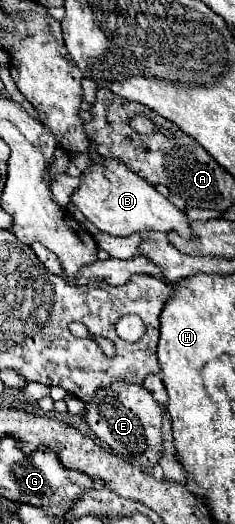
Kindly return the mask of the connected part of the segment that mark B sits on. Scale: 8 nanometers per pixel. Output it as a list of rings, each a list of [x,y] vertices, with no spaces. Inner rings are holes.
[[[120,161],[94,163],[90,171],[82,175],[80,189],[74,191],[72,203],[80,213],[92,221],[102,233],[114,237],[128,237],[140,231],[176,231],[180,237],[194,237],[186,213],[174,207],[164,195],[160,195],[148,181],[142,181],[136,173],[130,173]]]

